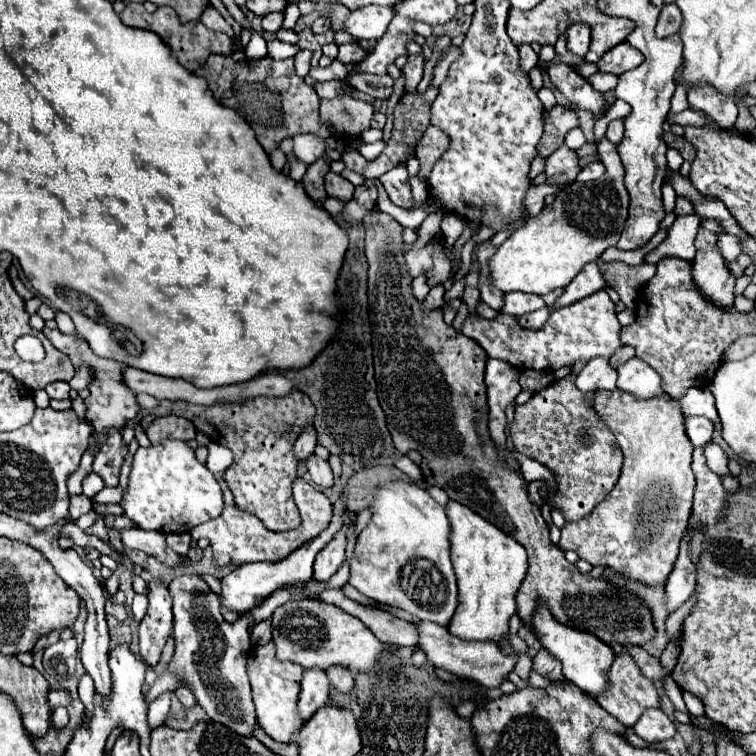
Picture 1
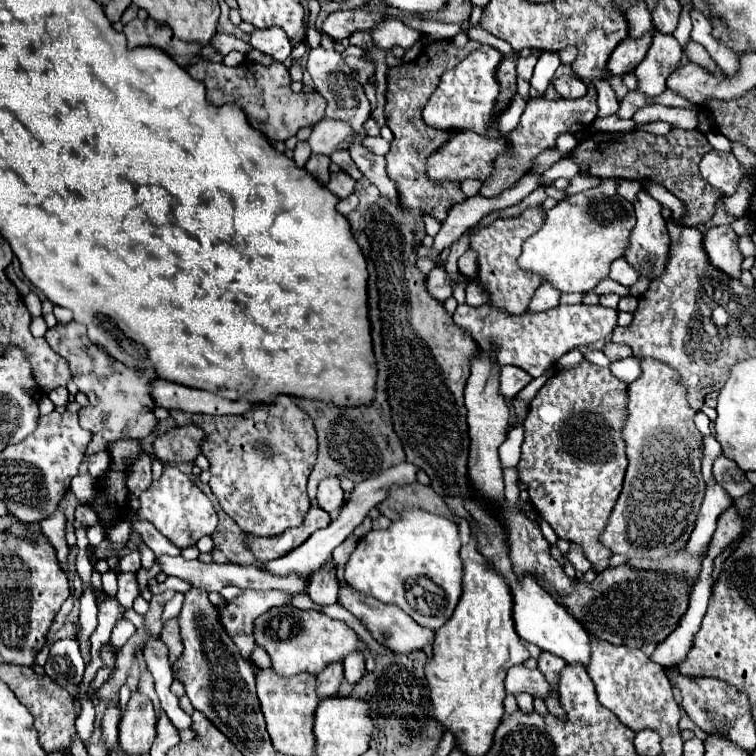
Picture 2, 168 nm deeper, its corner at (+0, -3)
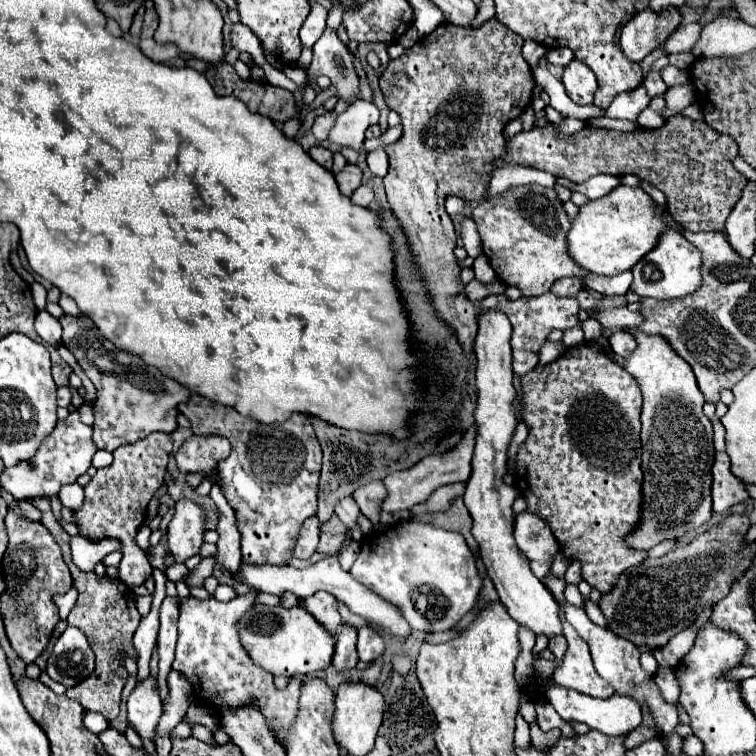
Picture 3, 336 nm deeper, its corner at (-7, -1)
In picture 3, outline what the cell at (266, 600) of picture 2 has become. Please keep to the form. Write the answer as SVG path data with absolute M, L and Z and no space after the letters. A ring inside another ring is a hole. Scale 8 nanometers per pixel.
M254 593L238 595L228 603L220 603L216 599L182 599L180 601L180 619L178 619L178 645L174 669L180 671L194 687L194 697L204 697L208 705L214 705L216 711L224 709L240 709L244 705L256 703L268 721L268 729L274 733L278 743L284 745L280 731L292 727L292 721L298 715L298 697L300 697L300 679L290 679L284 689L274 685L274 679L268 671L252 665L244 647L240 647L238 639L238 619L254 607Z

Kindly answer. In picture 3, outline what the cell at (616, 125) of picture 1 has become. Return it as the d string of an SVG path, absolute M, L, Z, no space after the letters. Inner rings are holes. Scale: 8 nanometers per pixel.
M660 57L660 59L652 65L650 73L646 75L644 87L646 87L646 91L648 91L650 97L656 97L656 95L664 95L664 93L666 93L668 87L664 85L664 81L662 81L662 77L660 77L660 71L662 71L666 65L668 65L668 57Z

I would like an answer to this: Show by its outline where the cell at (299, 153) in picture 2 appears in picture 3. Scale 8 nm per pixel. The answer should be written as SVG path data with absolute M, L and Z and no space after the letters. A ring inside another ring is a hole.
M326 111L326 113L322 113L322 115L318 115L316 117L316 121L314 121L314 125L312 125L312 133L314 133L314 137L318 139L318 141L324 141L326 137L328 137L328 131L330 131L330 127L336 123L336 113L334 111Z

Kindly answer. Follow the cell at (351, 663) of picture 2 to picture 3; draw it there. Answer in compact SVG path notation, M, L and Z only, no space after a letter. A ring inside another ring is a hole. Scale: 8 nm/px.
M364 625L358 629L358 655L362 663L370 663L384 653L384 639L378 629Z

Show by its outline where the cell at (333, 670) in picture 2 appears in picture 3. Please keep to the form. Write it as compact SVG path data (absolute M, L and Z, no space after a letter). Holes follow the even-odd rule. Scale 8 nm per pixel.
M340 625L340 631L336 633L336 645L334 645L334 657L332 657L332 665L338 671L356 667L356 663L358 663L356 635L358 635L356 627Z

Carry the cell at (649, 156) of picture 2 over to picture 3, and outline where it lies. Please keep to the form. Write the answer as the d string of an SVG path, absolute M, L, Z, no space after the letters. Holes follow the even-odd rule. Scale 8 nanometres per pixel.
M674 115L666 119L666 123L660 129L652 131L634 131L634 133L620 133L612 129L598 129L598 127L584 127L580 133L574 133L570 137L562 137L558 129L548 123L546 127L536 127L530 131L522 131L512 137L508 149L506 149L506 163L526 163L530 167L538 167L540 171L552 173L552 175L564 175L576 183L582 183L598 173L608 173L614 177L622 175L638 175L640 179L646 179L654 187L658 187L666 199L668 199L668 213L684 225L688 231L722 231L728 215L736 207L738 199L742 197L742 189L746 185L746 177L738 173L732 165L734 157L738 155L738 147L732 141L732 137L722 135L708 127L704 121L692 121L684 115Z

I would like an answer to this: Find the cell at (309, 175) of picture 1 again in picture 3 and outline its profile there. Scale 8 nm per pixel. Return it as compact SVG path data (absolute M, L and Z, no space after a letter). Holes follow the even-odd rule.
M314 145L308 153L310 153L310 157L312 157L316 163L320 163L320 165L326 167L326 169L332 169L332 153L330 153L326 147Z

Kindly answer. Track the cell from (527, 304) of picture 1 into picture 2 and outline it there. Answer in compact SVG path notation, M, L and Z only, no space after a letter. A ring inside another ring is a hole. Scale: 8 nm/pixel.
M541 283L541 285L537 287L537 291L533 293L533 297L531 297L527 311L539 313L539 311L553 309L553 307L559 305L559 295L561 295L561 293L557 293L555 287L549 287L547 283Z

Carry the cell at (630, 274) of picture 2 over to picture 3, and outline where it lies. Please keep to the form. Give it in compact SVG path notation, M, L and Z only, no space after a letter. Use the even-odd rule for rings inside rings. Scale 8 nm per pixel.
M624 271L624 273L614 275L614 277L596 275L596 273L588 273L584 277L584 285L600 295L624 295L630 289L630 283L632 283L630 271Z

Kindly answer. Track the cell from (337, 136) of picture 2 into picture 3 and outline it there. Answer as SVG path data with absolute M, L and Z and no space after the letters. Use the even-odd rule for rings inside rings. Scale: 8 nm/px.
M358 99L342 115L338 115L336 125L330 131L330 141L344 147L360 149L364 143L364 133L370 125L378 123L378 107L370 101Z

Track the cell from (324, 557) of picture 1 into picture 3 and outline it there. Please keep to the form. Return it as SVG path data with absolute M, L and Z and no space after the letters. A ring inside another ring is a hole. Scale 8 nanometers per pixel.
M316 593L308 599L304 599L304 609L330 633L336 635L340 623L340 613L338 613L338 601L330 593Z

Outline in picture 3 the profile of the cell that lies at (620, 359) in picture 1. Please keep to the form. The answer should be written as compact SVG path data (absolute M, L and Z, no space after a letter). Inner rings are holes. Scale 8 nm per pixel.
M616 331L608 337L608 341L610 341L612 351L620 357L628 357L636 349L636 341L628 331Z

